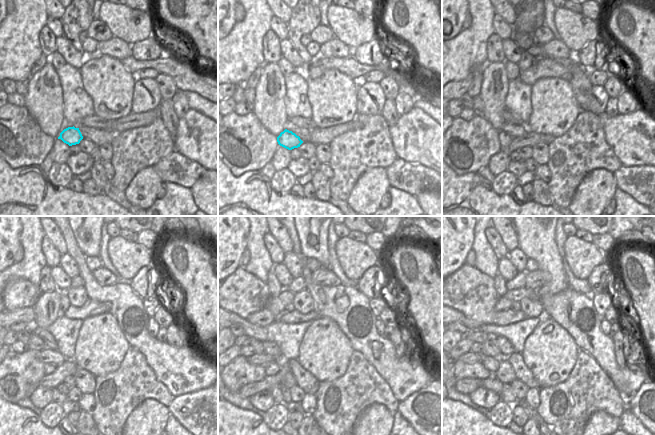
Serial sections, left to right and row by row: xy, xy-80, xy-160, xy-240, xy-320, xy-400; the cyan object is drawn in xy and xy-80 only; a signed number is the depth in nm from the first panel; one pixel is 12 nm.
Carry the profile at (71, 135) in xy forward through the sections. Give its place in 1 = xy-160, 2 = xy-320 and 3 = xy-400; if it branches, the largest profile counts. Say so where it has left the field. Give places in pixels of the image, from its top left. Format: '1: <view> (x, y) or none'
1: xy-160 (505, 139)
2: xy-320 (272, 368)
3: xy-400 (489, 363)

